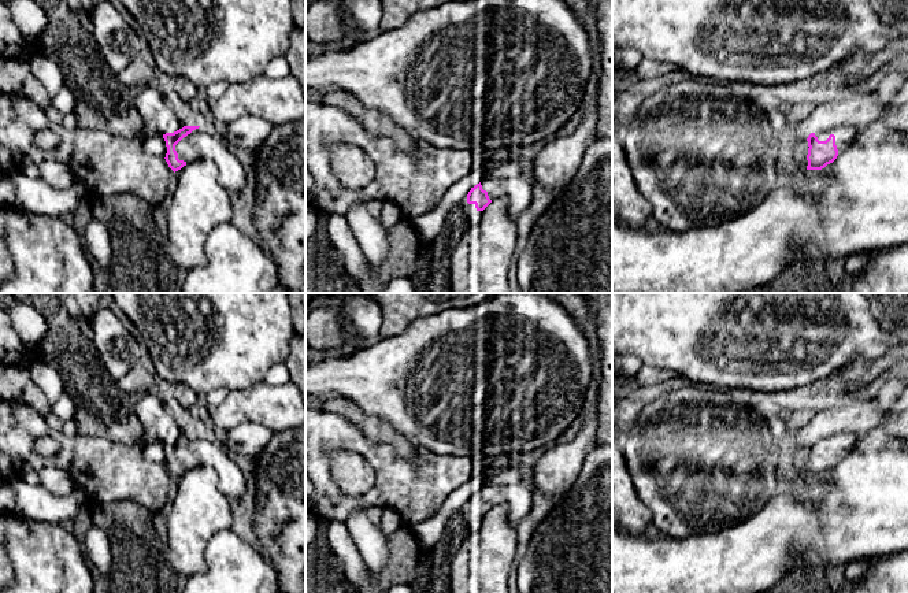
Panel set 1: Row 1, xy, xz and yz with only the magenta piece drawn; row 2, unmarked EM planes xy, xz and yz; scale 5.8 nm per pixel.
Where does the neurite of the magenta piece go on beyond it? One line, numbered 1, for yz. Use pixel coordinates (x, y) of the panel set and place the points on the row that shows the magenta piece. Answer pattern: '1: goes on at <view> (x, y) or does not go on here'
1: goes on at yz (844, 134)

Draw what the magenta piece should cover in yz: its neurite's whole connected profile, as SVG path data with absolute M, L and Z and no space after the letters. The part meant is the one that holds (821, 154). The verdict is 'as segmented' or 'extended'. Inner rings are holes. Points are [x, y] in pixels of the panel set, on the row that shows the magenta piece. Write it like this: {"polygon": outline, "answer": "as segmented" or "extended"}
{"polygon": "M842 125L811 133L807 138L808 155L801 167L807 170L824 168L850 145L859 131L860 129L855 126Z", "answer": "extended"}

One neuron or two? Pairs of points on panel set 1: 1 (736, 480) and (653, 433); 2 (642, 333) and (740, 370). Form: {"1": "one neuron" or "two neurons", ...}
{"1": "one neuron", "2": "one neuron"}

